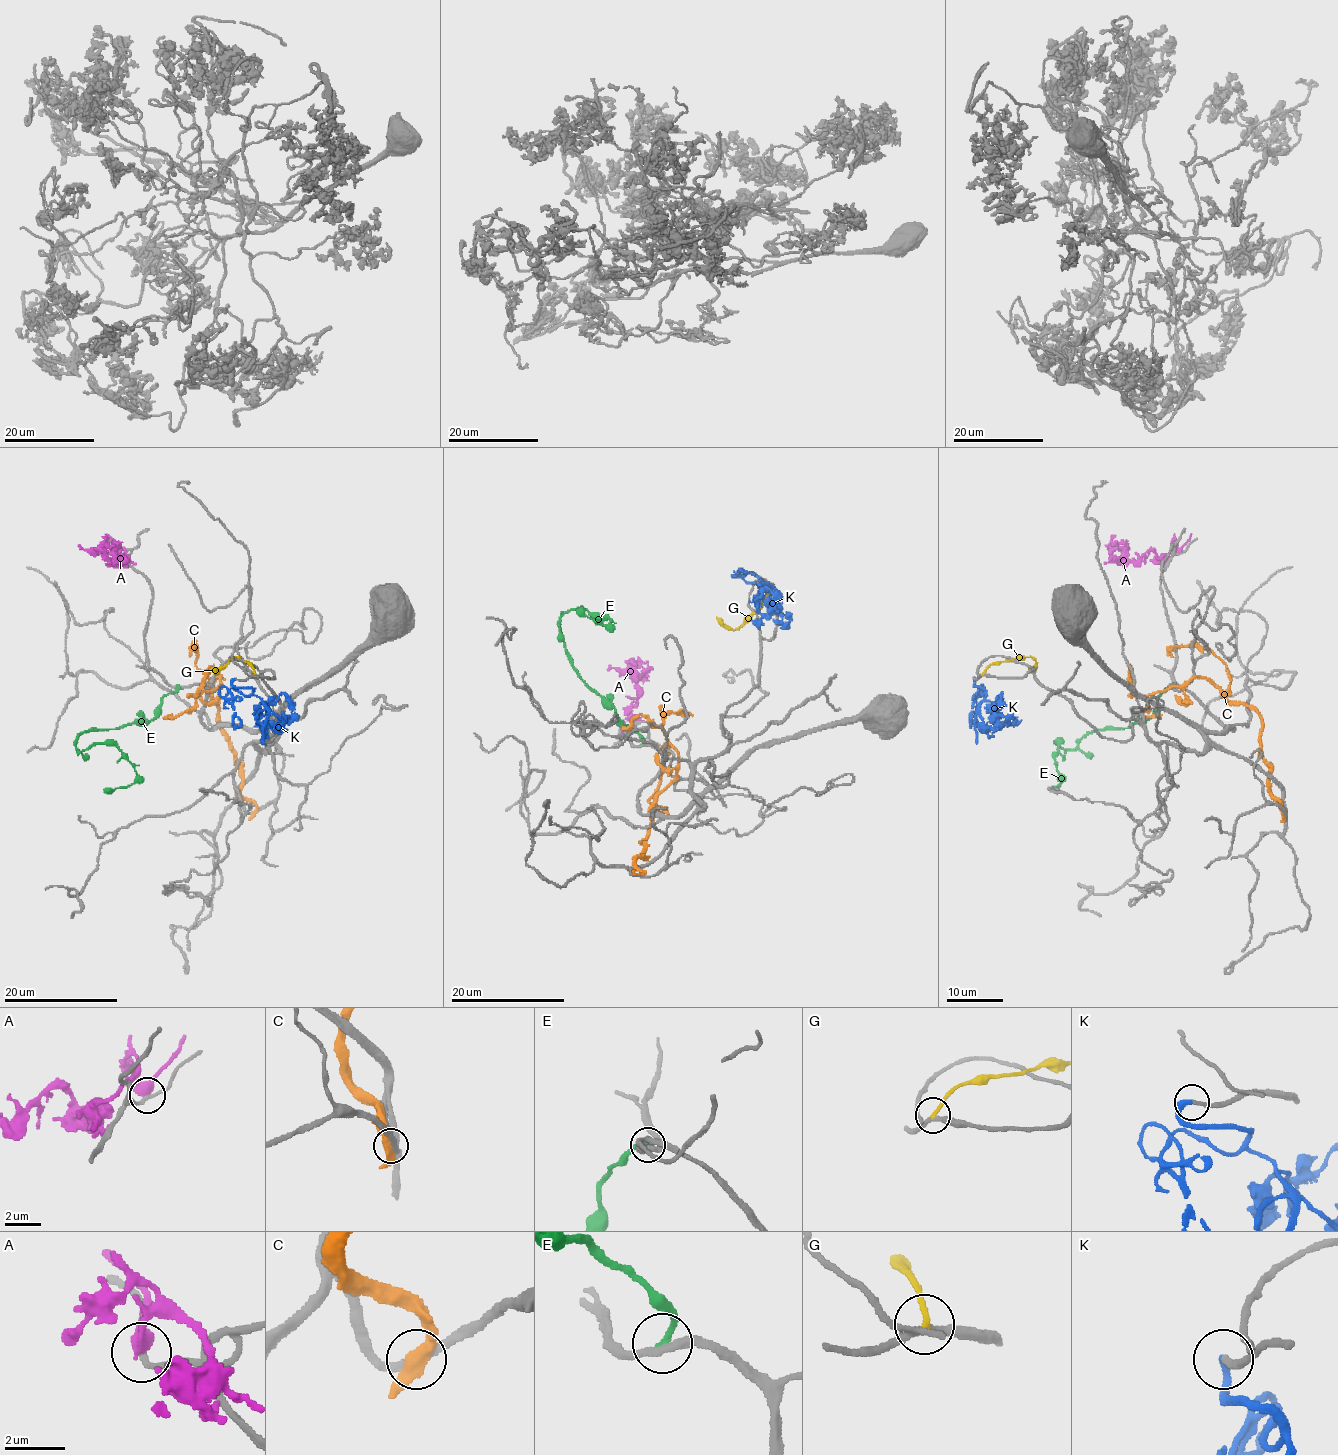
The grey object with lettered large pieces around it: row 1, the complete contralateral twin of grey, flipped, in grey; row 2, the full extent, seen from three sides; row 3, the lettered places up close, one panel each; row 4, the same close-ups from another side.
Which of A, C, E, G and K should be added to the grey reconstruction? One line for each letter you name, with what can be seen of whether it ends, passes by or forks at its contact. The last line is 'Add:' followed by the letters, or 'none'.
A: it passes by
K: it ends
Add: A, K

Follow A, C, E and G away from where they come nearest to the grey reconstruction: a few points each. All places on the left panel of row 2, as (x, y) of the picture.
A: (113, 553), (122, 547), (125, 554), (115, 557), (120, 551), (117, 562), (78, 545)
C: (253, 812), (208, 687), (218, 676), (215, 689), (163, 719)
E: (178, 686), (163, 697), (151, 720), (79, 735), (77, 751), (113, 744), (134, 768), (133, 784), (104, 792)
G: (254, 675), (249, 662), (232, 658), (209, 670)

